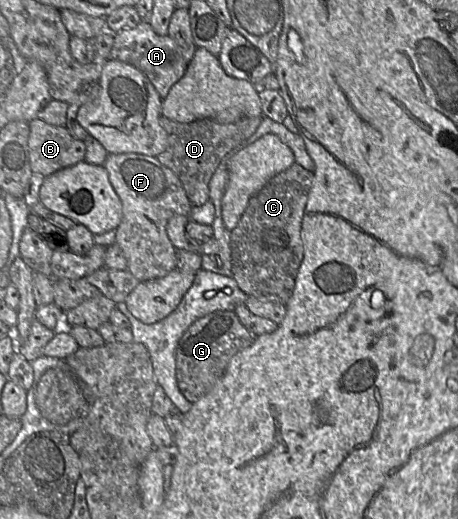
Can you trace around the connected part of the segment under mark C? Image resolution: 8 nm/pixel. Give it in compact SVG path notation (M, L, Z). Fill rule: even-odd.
M296 162L276 174L249 199L239 223L230 231L232 277L245 294L265 301L287 304L304 256L301 225L313 177L313 171L306 170Z

